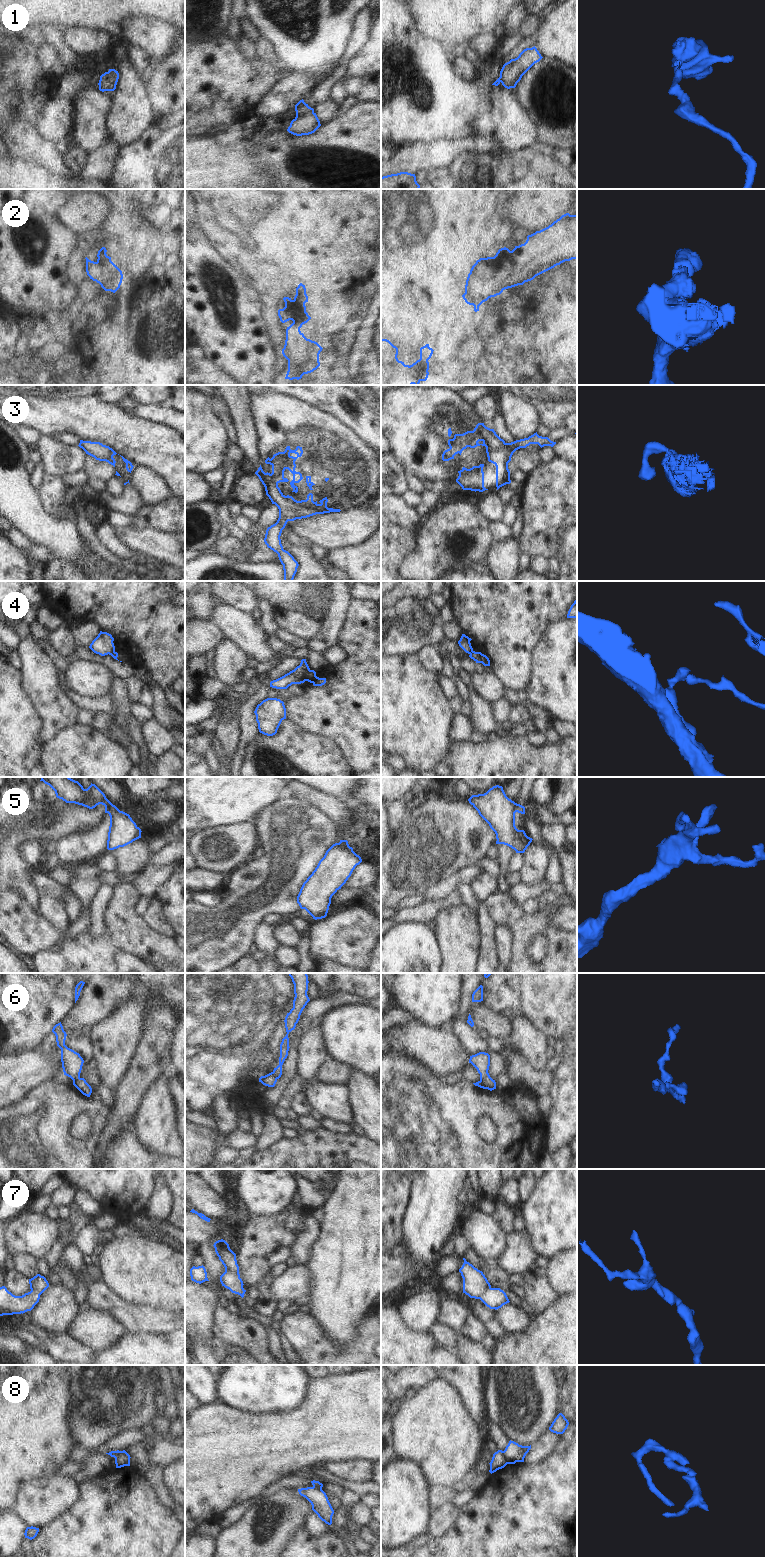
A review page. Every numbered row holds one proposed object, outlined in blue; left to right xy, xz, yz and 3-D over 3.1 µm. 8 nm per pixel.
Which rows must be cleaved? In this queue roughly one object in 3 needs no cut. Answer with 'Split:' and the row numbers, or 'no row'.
Split: 4, 5, 6, 7, 8

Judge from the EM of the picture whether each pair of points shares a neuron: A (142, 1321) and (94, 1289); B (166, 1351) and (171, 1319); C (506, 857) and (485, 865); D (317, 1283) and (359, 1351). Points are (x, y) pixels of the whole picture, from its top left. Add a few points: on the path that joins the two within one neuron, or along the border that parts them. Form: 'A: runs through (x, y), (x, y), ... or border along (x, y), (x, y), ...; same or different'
A: runs through (130, 1316), (106, 1301); same
B: border along (174, 1330), (170, 1333), (145, 1333); different
C: border along (497, 860), (499, 875), (496, 878); different
D: border along (361, 1320), (358, 1337), (351, 1346), (332, 1347); different

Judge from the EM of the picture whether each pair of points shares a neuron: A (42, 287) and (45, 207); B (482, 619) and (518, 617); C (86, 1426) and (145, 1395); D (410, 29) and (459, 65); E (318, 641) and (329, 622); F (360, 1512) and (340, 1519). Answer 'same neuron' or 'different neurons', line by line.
A: same neuron
B: same neuron
C: same neuron
D: different neurons
E: same neuron
F: different neurons

